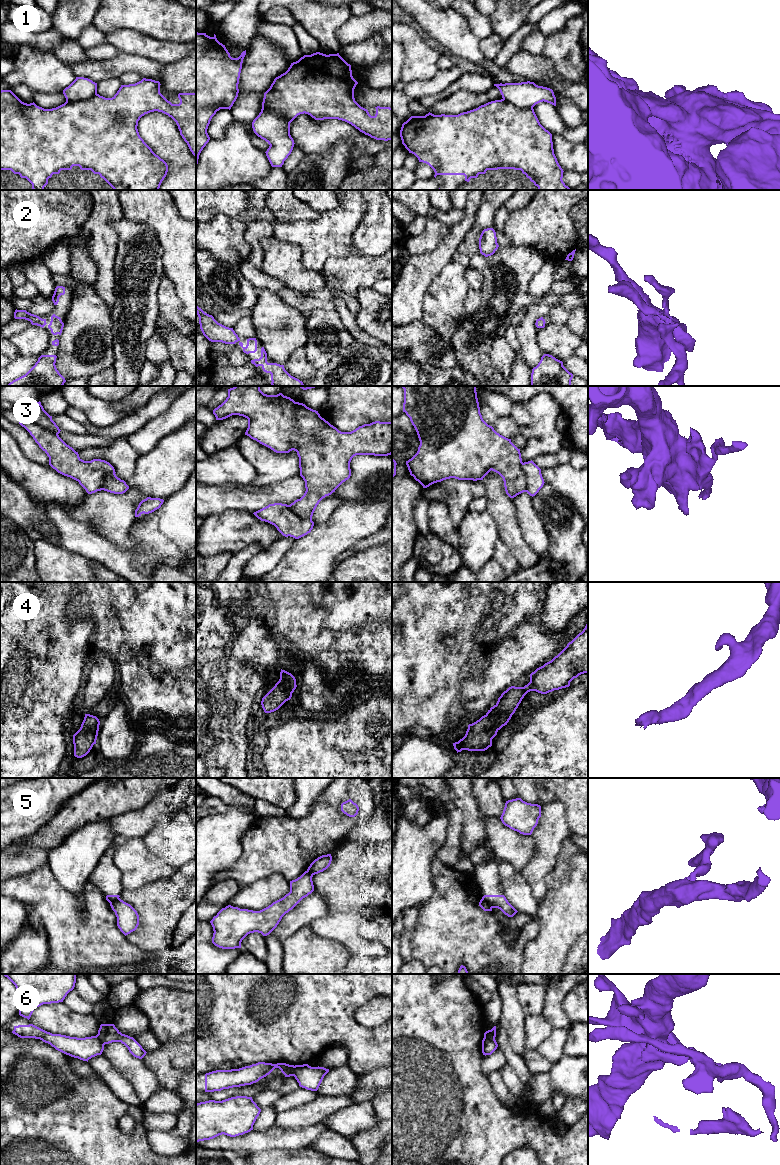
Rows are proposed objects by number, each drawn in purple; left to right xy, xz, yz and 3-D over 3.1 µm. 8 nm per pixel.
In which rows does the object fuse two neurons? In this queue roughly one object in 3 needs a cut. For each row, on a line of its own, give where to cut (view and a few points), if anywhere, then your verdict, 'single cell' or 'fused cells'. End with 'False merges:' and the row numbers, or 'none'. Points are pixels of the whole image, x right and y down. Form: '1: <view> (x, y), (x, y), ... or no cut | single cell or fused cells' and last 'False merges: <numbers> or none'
1: no cut | single cell
2: no cut | single cell
3: no cut | single cell
4: no cut | single cell
5: yz (482, 898), (492, 907) | fused cells
6: yz (484, 1036), (494, 1039) | fused cells
False merges: 5, 6

